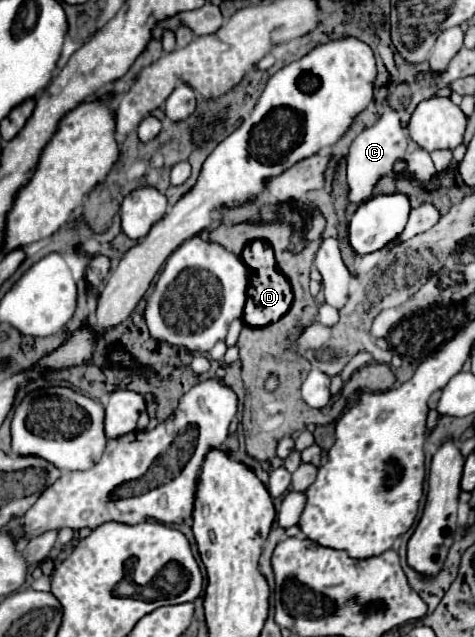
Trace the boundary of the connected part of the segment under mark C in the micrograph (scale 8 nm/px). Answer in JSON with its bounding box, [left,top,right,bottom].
[348,109,406,203]

